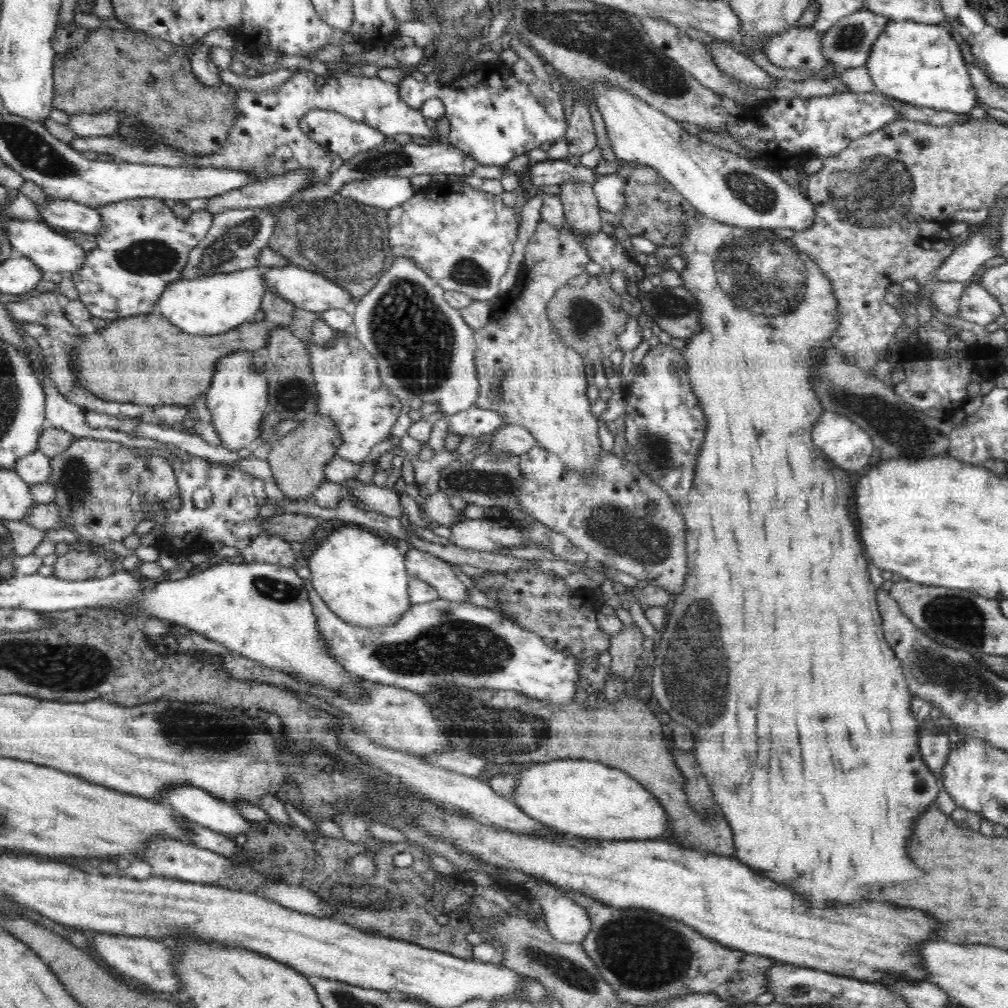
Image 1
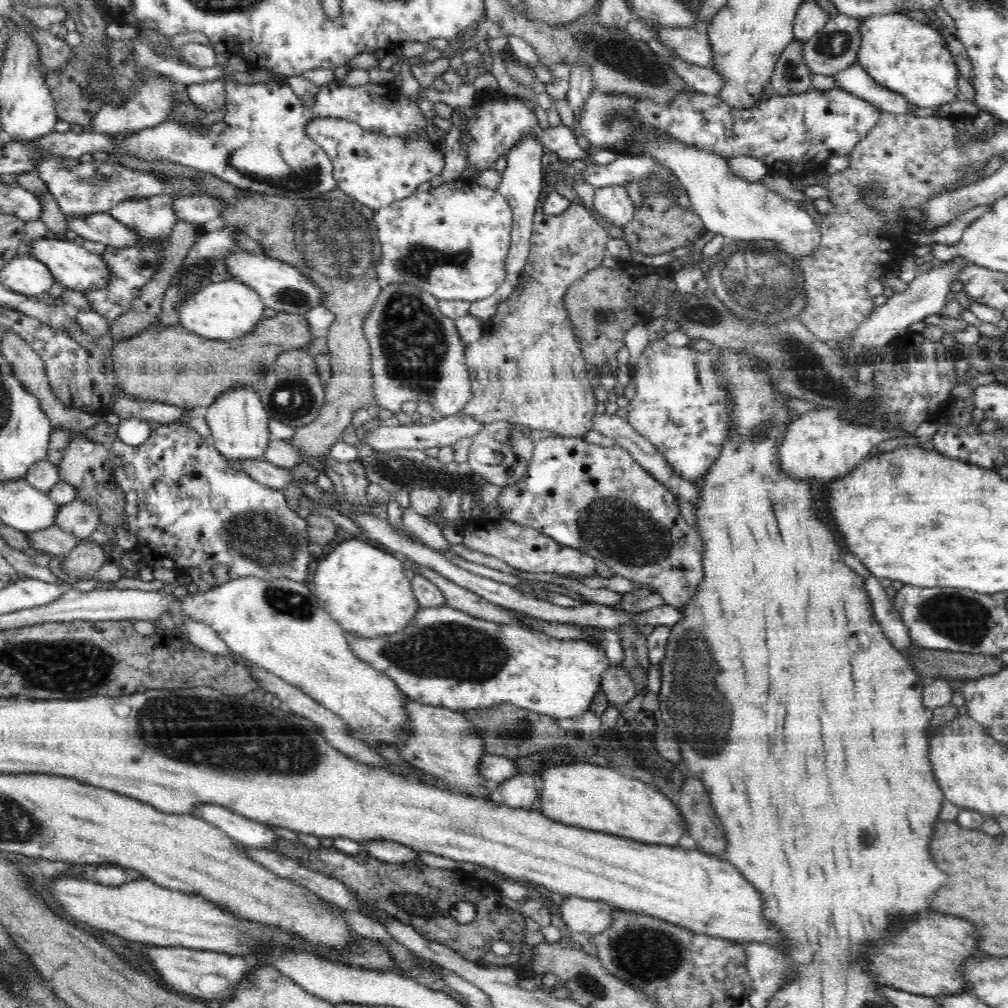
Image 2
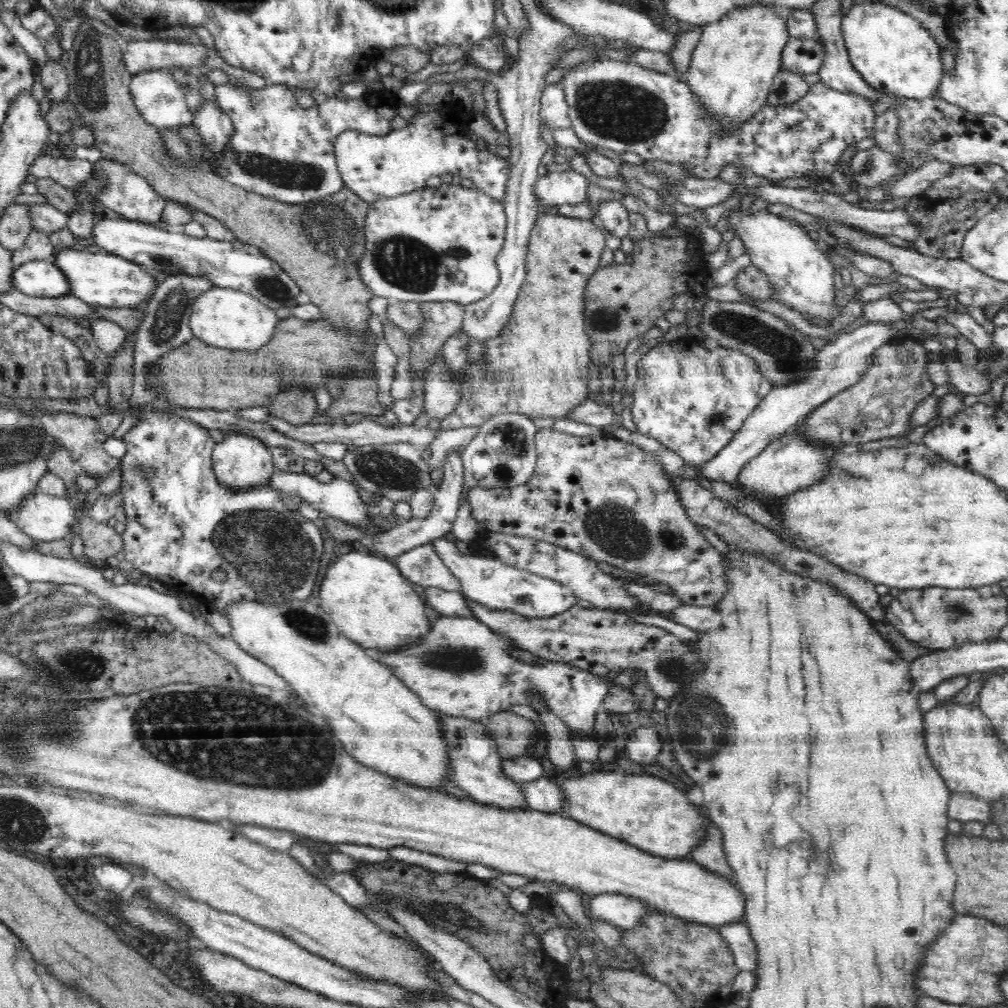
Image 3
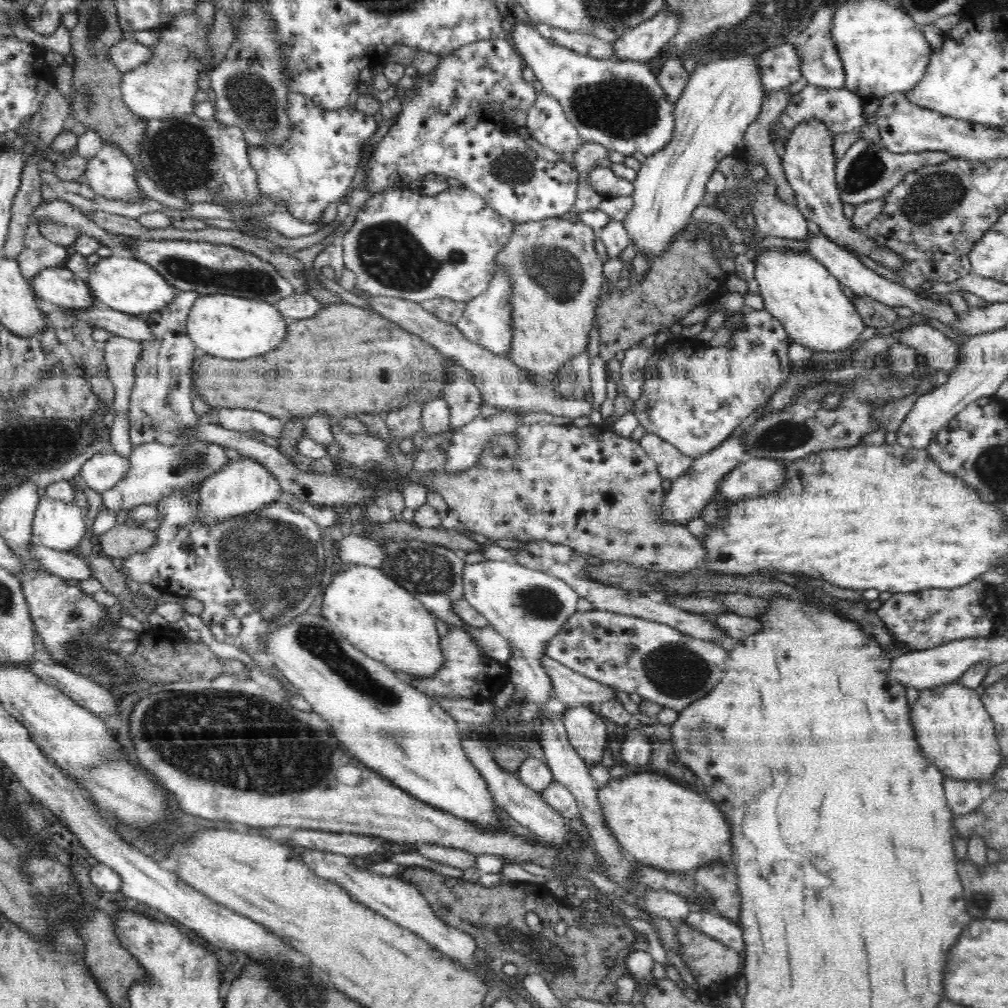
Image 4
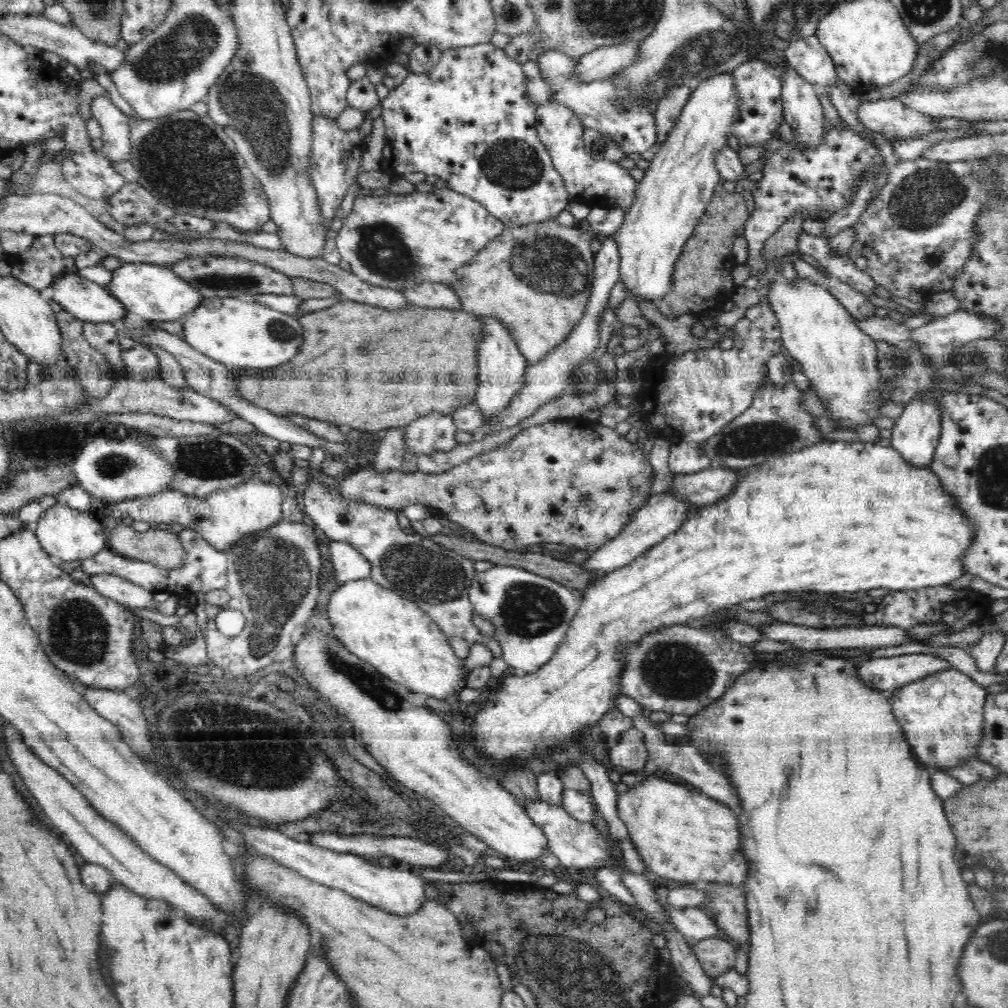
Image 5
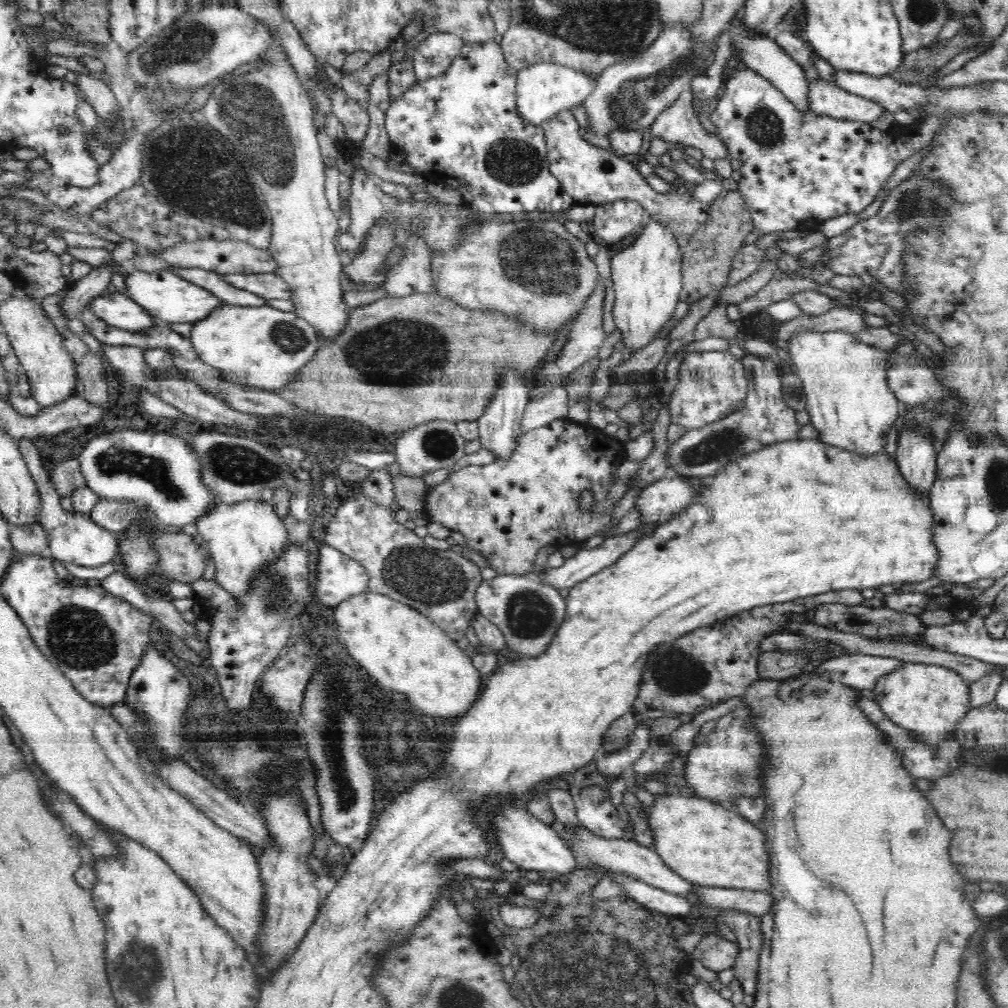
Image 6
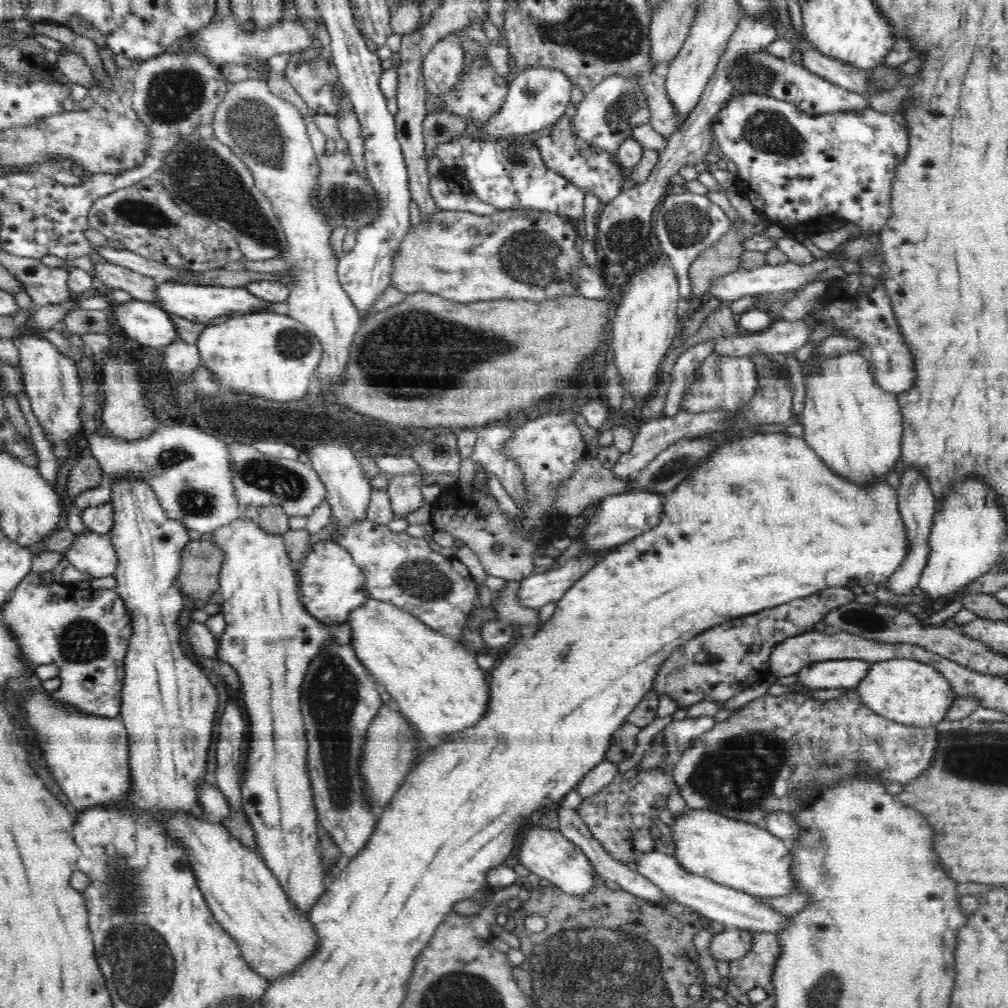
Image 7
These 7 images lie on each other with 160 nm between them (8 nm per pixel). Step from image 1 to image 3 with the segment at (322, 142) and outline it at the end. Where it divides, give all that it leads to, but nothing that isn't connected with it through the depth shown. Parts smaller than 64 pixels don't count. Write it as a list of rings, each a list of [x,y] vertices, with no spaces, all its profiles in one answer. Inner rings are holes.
[[[472,111],[453,114],[452,127],[446,128],[442,126],[442,113],[417,113],[406,127],[392,129],[384,136],[353,131],[340,134],[334,147],[337,166],[346,188],[362,198],[362,201],[374,203],[418,191],[426,186],[429,178],[452,172],[452,176],[472,179],[477,190],[482,190],[495,201],[504,202],[509,194],[513,164],[506,155],[496,158],[494,154],[476,148],[476,142],[472,142],[474,134],[469,130],[474,117]]]

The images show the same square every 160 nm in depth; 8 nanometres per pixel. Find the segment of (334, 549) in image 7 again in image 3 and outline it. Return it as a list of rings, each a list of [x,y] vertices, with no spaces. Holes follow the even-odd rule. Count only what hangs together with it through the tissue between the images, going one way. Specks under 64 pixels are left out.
[[[454,452],[446,454],[446,458],[443,461],[443,480],[439,486],[433,489],[434,508],[429,512],[429,515],[423,519],[411,517],[371,537],[372,544],[370,546],[374,546],[374,550],[372,550],[374,556],[384,557],[384,559],[390,561],[406,551],[431,543],[434,539],[444,537],[445,534],[452,530],[452,523],[456,520],[456,512],[458,512],[460,496],[462,496],[464,487],[461,454]]]

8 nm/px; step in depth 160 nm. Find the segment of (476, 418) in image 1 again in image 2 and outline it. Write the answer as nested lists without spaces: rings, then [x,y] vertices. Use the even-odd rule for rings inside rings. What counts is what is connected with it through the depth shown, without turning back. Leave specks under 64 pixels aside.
[[[455,414],[449,417],[443,417],[442,419],[432,422],[432,424],[418,424],[411,426],[398,425],[398,426],[370,426],[368,431],[365,428],[359,432],[360,438],[365,441],[367,445],[370,445],[374,452],[387,452],[397,449],[412,449],[426,451],[429,448],[438,448],[451,446],[455,444],[460,438],[473,438],[485,424],[479,424],[476,420],[471,420],[471,417],[461,416]]]

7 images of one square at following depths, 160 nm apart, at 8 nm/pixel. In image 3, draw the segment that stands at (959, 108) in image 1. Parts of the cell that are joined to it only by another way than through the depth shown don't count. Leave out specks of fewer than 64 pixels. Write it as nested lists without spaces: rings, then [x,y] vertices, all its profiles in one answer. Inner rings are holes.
[[[854,2],[841,27],[850,62],[871,90],[918,100],[934,97],[944,76],[941,48],[918,19],[888,4]]]

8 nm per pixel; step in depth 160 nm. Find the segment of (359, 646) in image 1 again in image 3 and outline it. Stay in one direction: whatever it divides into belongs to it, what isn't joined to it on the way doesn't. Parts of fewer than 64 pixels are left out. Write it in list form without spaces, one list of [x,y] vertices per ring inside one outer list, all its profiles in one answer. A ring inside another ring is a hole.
[[[440,615],[432,623],[432,630],[419,644],[398,653],[375,652],[373,656],[378,662],[386,664],[402,683],[420,697],[426,707],[445,716],[464,717],[483,722],[495,713],[510,711],[512,706],[530,707],[532,692],[539,692],[539,696],[544,699],[544,705],[569,726],[574,736],[586,738],[586,734],[593,732],[602,702],[610,690],[607,682],[594,674],[574,669],[562,662],[544,659],[537,665],[520,662],[508,654],[510,646],[514,646],[510,638],[494,632],[476,617]]]

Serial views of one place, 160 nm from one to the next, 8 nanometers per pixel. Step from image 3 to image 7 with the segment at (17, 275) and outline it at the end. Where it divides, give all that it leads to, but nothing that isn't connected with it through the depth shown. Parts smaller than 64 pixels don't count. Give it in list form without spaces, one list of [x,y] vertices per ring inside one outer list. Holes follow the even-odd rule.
[[[112,302],[114,320],[129,340],[144,348],[162,348],[179,340],[171,315],[150,302]]]

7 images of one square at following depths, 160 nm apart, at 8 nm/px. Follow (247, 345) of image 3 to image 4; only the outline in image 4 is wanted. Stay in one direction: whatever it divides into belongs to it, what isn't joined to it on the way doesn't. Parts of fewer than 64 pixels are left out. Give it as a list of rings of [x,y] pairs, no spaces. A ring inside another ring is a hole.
[[[208,294],[199,296],[194,302],[186,328],[198,352],[232,361],[244,361],[273,352],[285,340],[288,321],[282,317],[276,305],[230,294]]]

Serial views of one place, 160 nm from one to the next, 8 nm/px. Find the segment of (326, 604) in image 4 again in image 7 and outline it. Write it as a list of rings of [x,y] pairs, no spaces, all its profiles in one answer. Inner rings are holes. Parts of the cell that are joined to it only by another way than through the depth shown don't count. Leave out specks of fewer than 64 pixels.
[[[370,599],[358,609],[354,609],[348,620],[352,640],[350,646],[357,652],[358,661],[363,662],[370,672],[371,678],[380,684],[402,710],[403,716],[408,716],[412,724],[424,732],[428,744],[438,746],[445,744],[448,734],[452,737],[474,728],[489,710],[490,689],[489,672],[481,670],[472,654],[468,654],[460,642],[447,638],[444,634],[430,629],[410,613],[403,612],[398,606],[388,601]]]

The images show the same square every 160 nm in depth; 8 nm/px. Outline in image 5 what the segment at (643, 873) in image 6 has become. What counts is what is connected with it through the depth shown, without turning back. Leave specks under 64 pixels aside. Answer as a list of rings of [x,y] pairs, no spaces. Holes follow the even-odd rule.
[[[546,801],[530,802],[525,805],[525,810],[533,819],[534,823],[544,830],[548,835],[549,846],[562,866],[572,868],[593,868],[593,866],[602,866],[606,860],[610,860],[610,846],[606,842],[606,838],[602,831],[598,831],[596,827],[589,822],[580,822],[578,819],[570,816],[560,805],[552,805]]]

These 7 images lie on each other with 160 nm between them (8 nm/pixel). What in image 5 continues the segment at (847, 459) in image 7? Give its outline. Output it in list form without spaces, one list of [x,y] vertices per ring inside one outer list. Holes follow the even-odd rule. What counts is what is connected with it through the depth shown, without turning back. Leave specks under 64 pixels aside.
[[[782,276],[780,279],[773,279],[769,290],[766,299],[770,301],[772,311],[779,320],[783,346],[802,364],[802,370],[814,386],[813,398],[819,397],[826,404],[825,408],[830,410],[832,420],[838,420],[842,428],[858,430],[873,424],[878,408],[884,404],[878,392],[880,375],[876,368],[875,340],[860,330],[854,317],[822,285],[802,277],[792,282]]]

